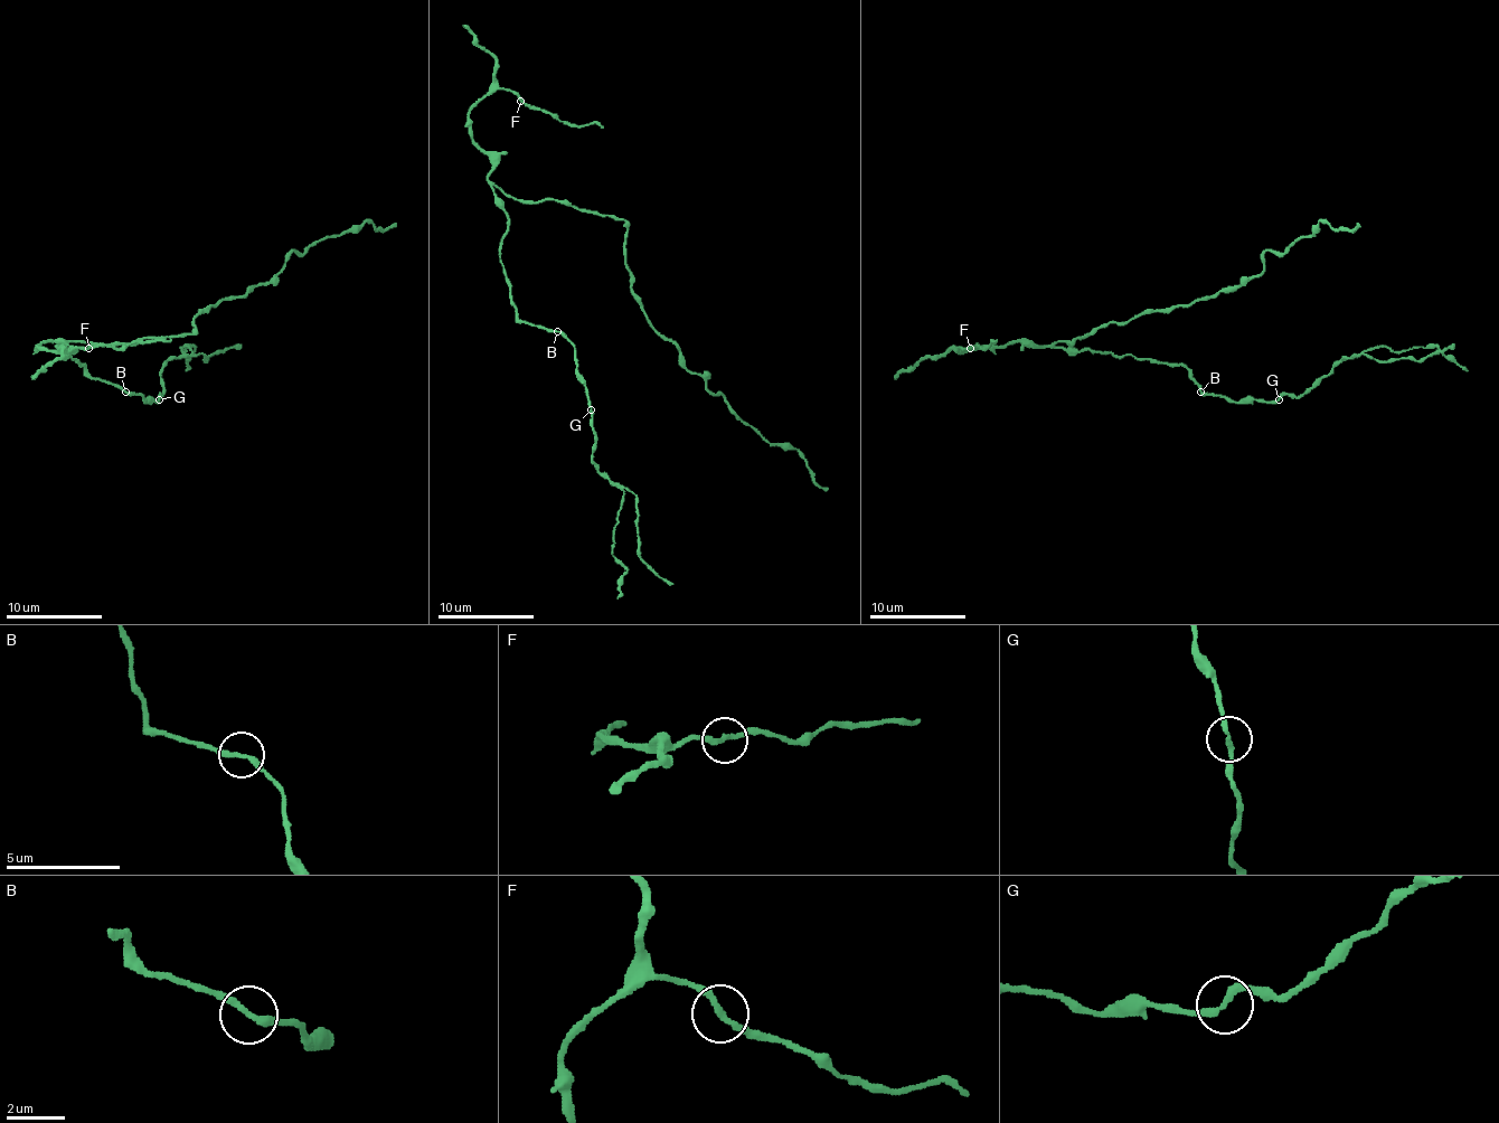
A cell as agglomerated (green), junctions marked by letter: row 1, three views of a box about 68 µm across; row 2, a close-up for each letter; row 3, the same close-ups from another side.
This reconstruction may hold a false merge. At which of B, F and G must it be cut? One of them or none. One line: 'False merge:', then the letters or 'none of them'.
False merge: none of them

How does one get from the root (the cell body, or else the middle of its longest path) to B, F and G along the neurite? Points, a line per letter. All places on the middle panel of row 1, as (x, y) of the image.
B: (501, 189), (495, 189), (497, 204), (507, 216), (499, 261), (509, 285), (511, 304), (518, 319), (557, 331)
F: (501, 189), (487, 177), (492, 158), (472, 139), (468, 112), (497, 88), (511, 91), (520, 101)
G: (501, 189), (495, 189), (507, 216), (499, 261), (516, 317), (559, 331), (571, 342), (591, 411)

